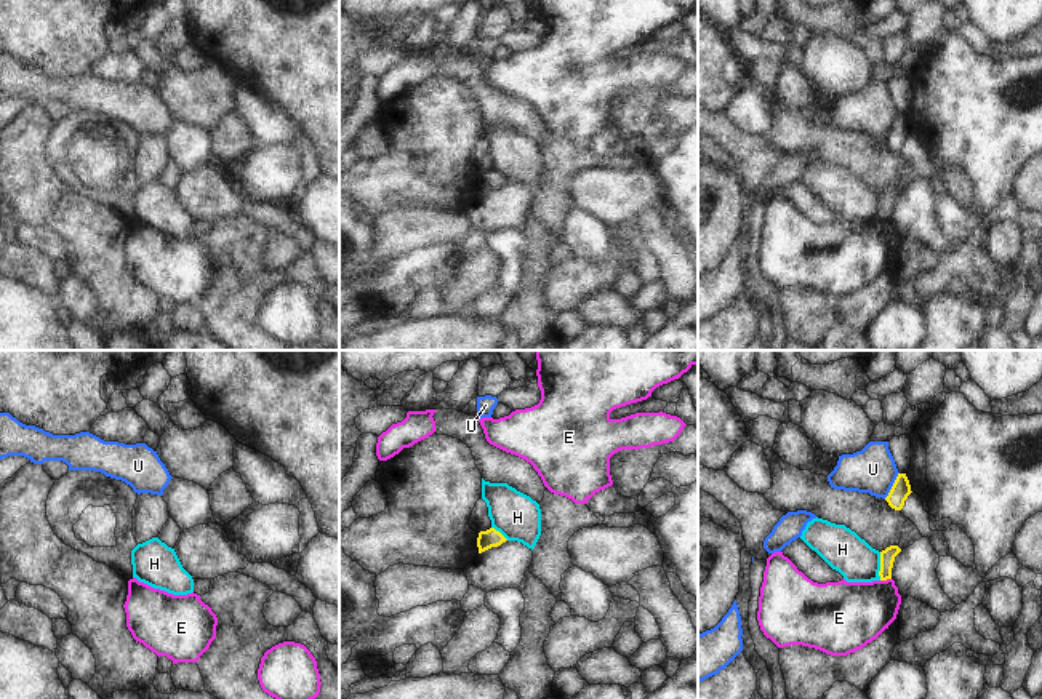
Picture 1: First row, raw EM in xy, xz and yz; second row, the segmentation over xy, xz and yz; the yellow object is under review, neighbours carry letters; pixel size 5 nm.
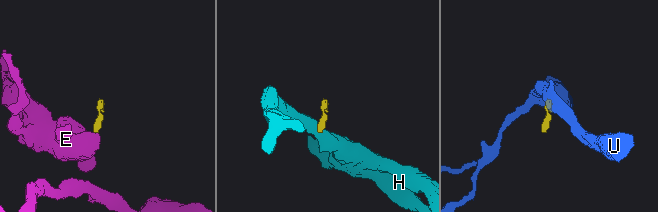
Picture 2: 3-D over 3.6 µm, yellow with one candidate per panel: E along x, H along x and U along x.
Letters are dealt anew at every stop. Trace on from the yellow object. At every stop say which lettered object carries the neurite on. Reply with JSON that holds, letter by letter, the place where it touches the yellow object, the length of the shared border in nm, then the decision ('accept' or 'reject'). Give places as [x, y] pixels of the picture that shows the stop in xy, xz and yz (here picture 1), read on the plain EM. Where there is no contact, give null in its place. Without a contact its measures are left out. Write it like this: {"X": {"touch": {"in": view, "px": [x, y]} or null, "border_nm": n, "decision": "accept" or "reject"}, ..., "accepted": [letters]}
{"E": {"touch": {"in": "yz", "px": [885, 221]}, "border_nm": 60, "decision": "reject"}, "H": {"touch": {"in": "yz", "px": [881, 208]}, "border_nm": 140, "decision": "reject"}, "U": {"touch": {"in": "yz", "px": [893, 127]}, "border_nm": 150, "decision": "reject"}, "accepted": []}

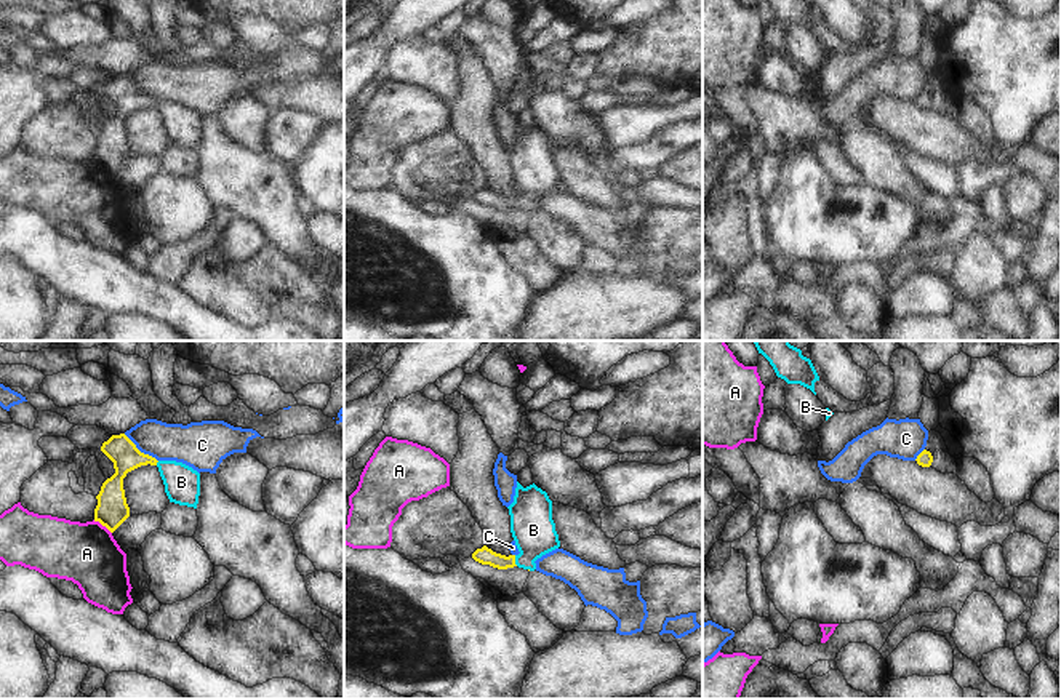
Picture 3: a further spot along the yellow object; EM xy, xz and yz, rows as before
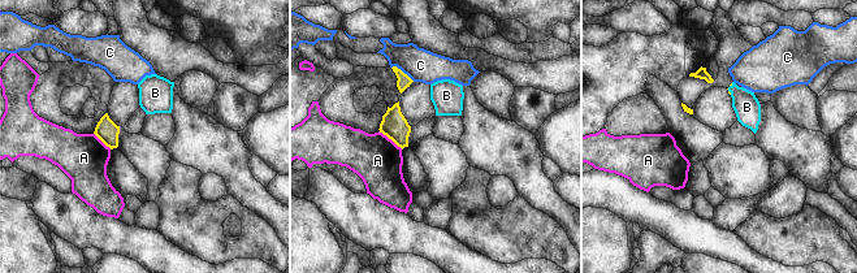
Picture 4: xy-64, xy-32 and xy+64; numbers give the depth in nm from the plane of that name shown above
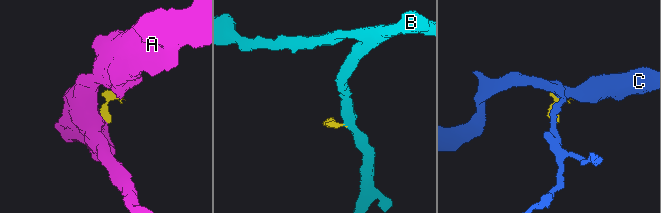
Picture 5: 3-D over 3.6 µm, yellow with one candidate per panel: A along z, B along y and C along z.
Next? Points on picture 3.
{"A": {"touch": {"in": "xy", "px": [103, 167]}, "border_nm": 120, "decision": "reject"}, "B": {"touch": {"in": "xz", "px": [514, 202]}, "border_nm": 60, "decision": "accept"}, "C": {"touch": {"in": "xy", "px": [140, 93]}, "border_nm": 220, "decision": "reject"}, "accepted": ["B"]}

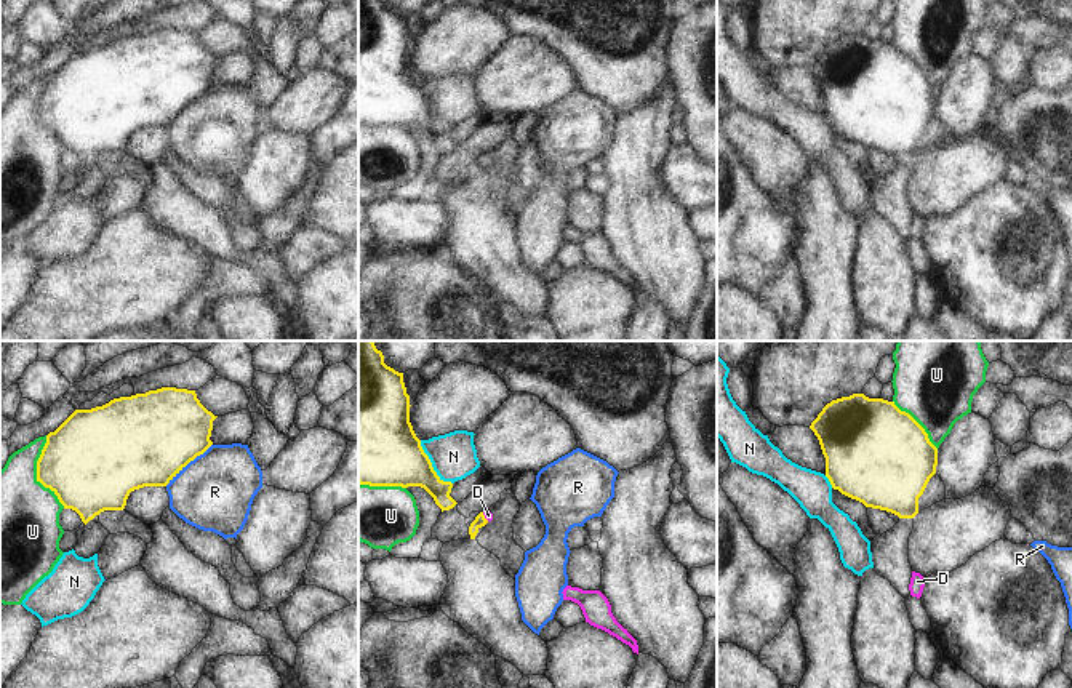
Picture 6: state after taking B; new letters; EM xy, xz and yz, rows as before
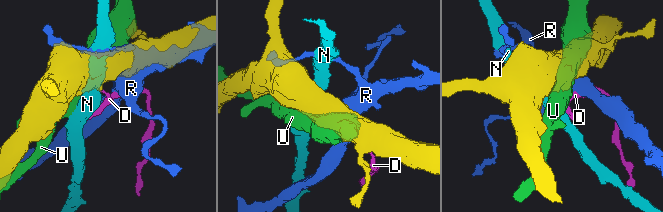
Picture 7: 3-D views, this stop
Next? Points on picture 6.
{"D": {"touch": {"in": "xz", "px": [484, 159]}, "border_nm": 60, "decision": "accept"}, "N": {"touch": {"in": "xz", "px": [431, 106]}, "border_nm": 280, "decision": "reject"}, "R": {"touch": {"in": "xy", "px": [188, 104]}, "border_nm": 320, "decision": "reject"}, "U": {"touch": {"in": "xy", "px": [37, 114]}, "border_nm": 380, "decision": "reject"}, "accepted": ["D"]}

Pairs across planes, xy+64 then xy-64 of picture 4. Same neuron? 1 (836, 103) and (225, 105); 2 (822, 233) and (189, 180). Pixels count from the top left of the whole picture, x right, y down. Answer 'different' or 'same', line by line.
1: same
2: same

